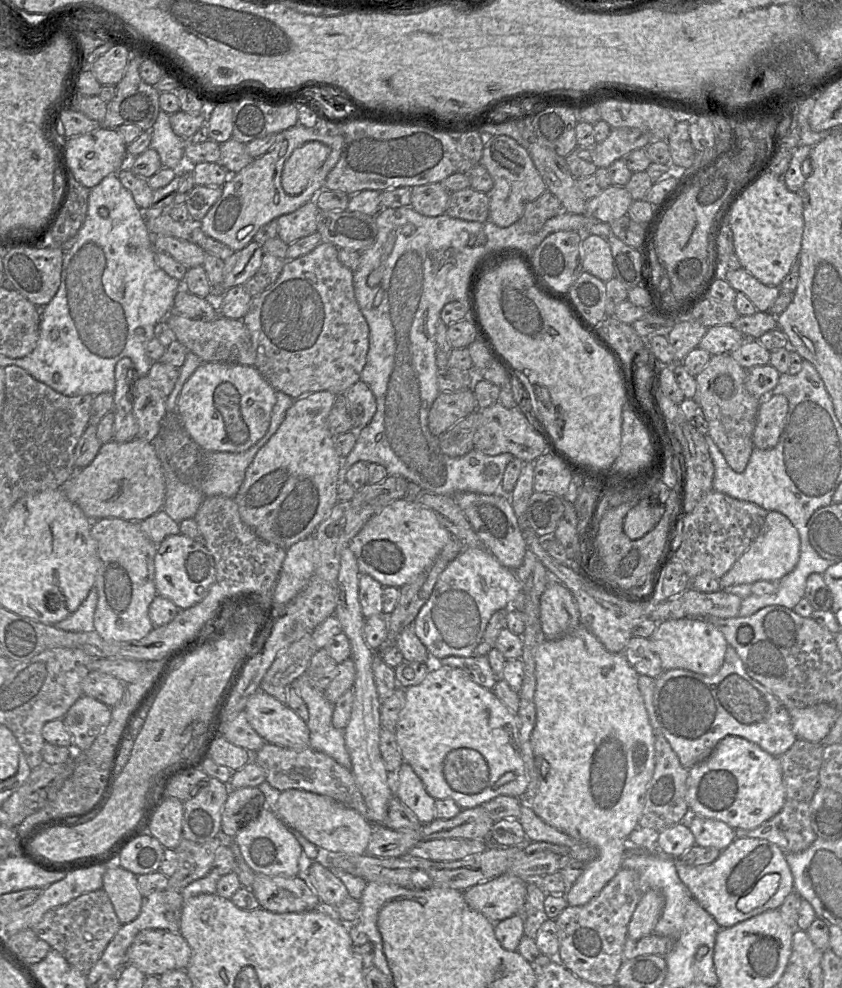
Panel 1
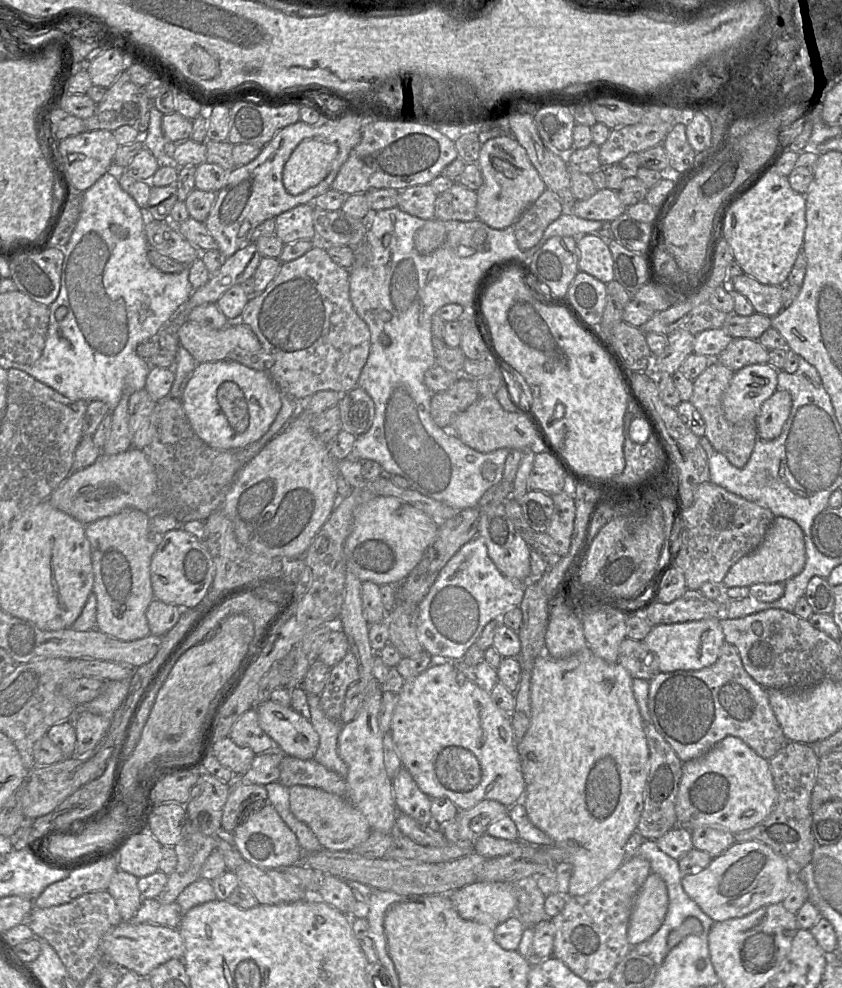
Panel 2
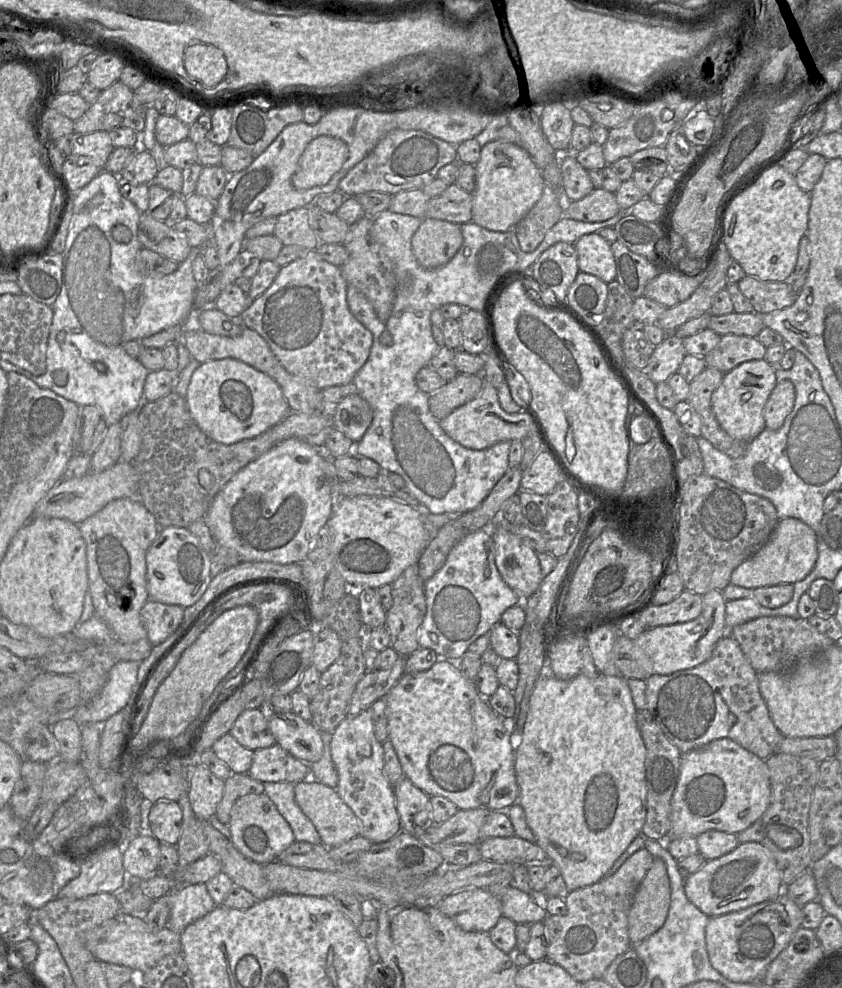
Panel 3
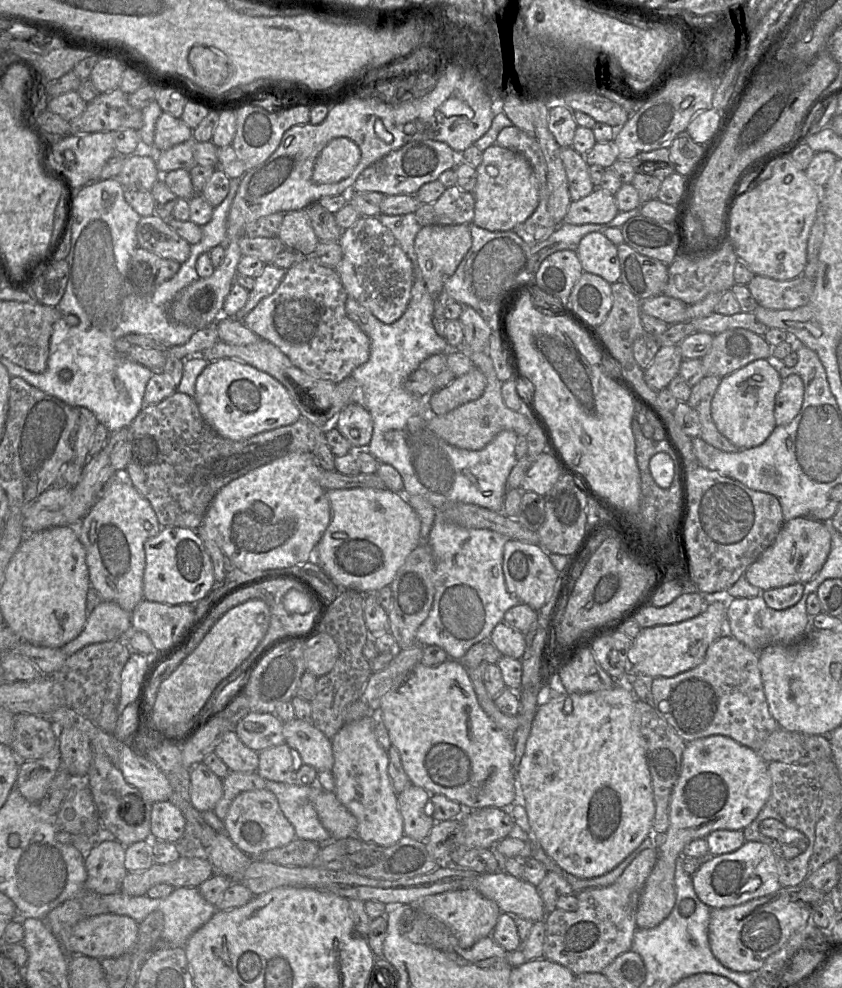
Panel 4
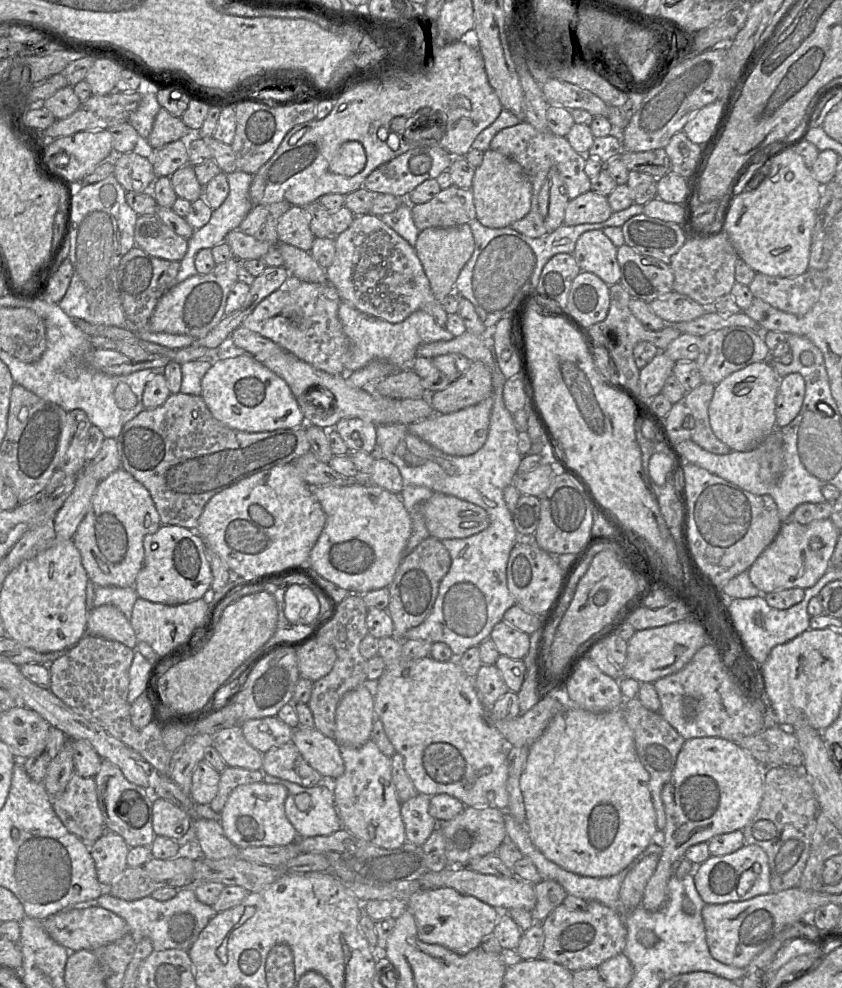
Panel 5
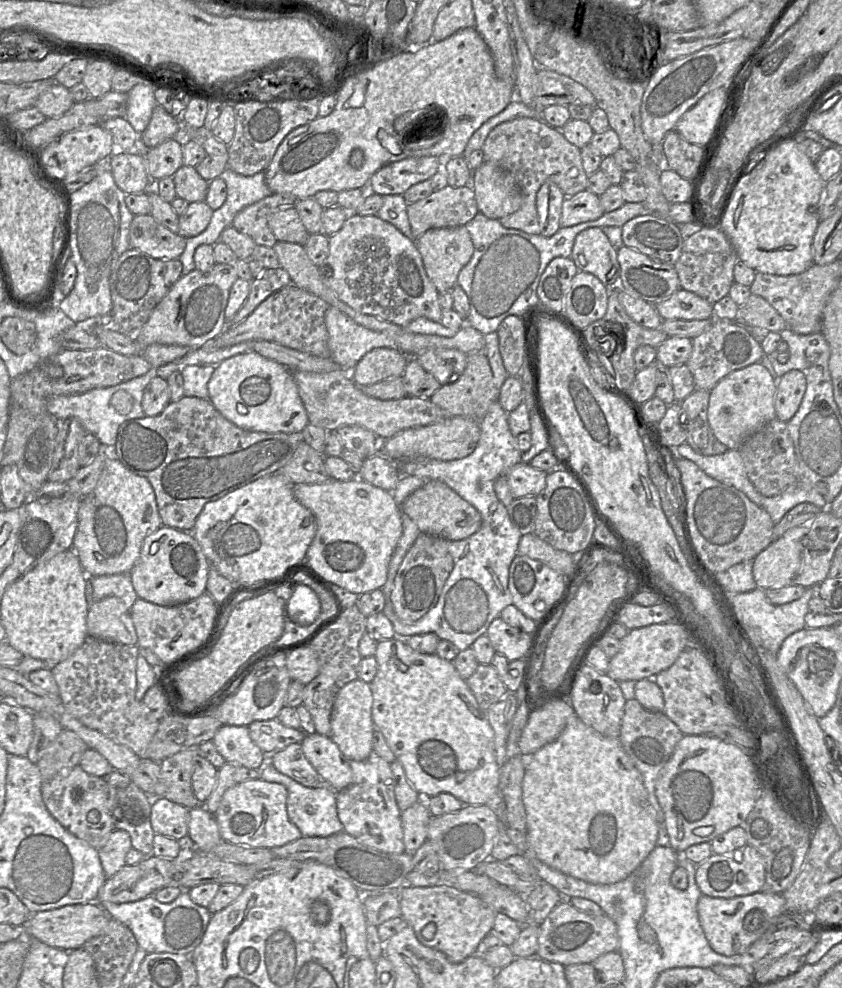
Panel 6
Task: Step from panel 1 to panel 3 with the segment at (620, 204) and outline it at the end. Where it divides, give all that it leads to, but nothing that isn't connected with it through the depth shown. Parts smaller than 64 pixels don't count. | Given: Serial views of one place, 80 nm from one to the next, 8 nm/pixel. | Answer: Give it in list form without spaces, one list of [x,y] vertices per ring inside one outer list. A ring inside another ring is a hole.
[[[603,188],[594,189],[578,201],[565,202],[564,217],[581,222],[603,222],[621,212],[615,193]]]

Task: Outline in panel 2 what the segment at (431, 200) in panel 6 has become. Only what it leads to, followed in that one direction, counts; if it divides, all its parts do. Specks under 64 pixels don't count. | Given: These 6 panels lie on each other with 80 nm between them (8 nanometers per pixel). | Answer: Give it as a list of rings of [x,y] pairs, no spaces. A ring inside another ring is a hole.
[[[459,183],[438,195],[435,201],[435,218],[469,222],[477,219],[477,193]]]

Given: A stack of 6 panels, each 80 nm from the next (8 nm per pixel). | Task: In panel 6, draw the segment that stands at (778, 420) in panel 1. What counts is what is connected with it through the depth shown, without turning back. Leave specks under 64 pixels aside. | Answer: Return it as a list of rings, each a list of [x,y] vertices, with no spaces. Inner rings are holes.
[[[791,370],[780,378],[774,408],[776,418],[788,422],[798,411],[806,391],[806,377],[799,370]]]

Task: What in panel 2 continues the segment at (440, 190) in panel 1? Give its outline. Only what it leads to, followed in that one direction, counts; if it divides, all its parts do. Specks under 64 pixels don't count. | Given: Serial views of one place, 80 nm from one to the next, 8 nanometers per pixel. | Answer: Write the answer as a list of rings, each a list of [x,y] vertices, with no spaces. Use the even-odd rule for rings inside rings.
[[[429,184],[412,186],[400,192],[398,208],[424,220],[434,219],[437,197]]]

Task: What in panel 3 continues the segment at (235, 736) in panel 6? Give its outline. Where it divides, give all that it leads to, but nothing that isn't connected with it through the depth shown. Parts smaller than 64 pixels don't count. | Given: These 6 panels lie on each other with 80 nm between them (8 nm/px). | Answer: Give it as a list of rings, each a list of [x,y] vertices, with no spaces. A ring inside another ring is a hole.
[[[230,732],[218,739],[211,750],[230,768],[232,773],[249,772],[254,751],[242,746]]]

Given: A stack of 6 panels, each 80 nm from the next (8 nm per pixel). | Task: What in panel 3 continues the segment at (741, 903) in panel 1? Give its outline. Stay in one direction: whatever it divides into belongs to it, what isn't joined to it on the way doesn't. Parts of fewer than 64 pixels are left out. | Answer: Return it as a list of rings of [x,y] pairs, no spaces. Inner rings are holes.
[[[757,842],[739,843],[731,852],[707,860],[684,880],[687,898],[708,917],[738,912],[773,900],[781,894],[784,887],[771,851]]]

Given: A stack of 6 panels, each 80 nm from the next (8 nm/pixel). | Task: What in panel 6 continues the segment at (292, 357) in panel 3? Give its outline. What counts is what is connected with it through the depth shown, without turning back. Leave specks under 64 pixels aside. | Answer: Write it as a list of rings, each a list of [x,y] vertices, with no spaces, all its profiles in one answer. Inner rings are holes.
[[[290,283],[267,297],[243,321],[226,325],[223,331],[202,348],[218,350],[245,342],[264,340],[320,358],[330,358],[325,313],[330,306],[321,298]]]

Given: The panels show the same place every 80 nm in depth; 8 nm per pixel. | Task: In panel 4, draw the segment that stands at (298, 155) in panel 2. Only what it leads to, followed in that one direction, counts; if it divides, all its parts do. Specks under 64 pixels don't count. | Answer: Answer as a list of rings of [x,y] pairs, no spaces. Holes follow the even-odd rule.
[[[345,137],[332,139],[318,155],[312,180],[331,184],[348,177],[359,163],[361,152],[357,144]]]

